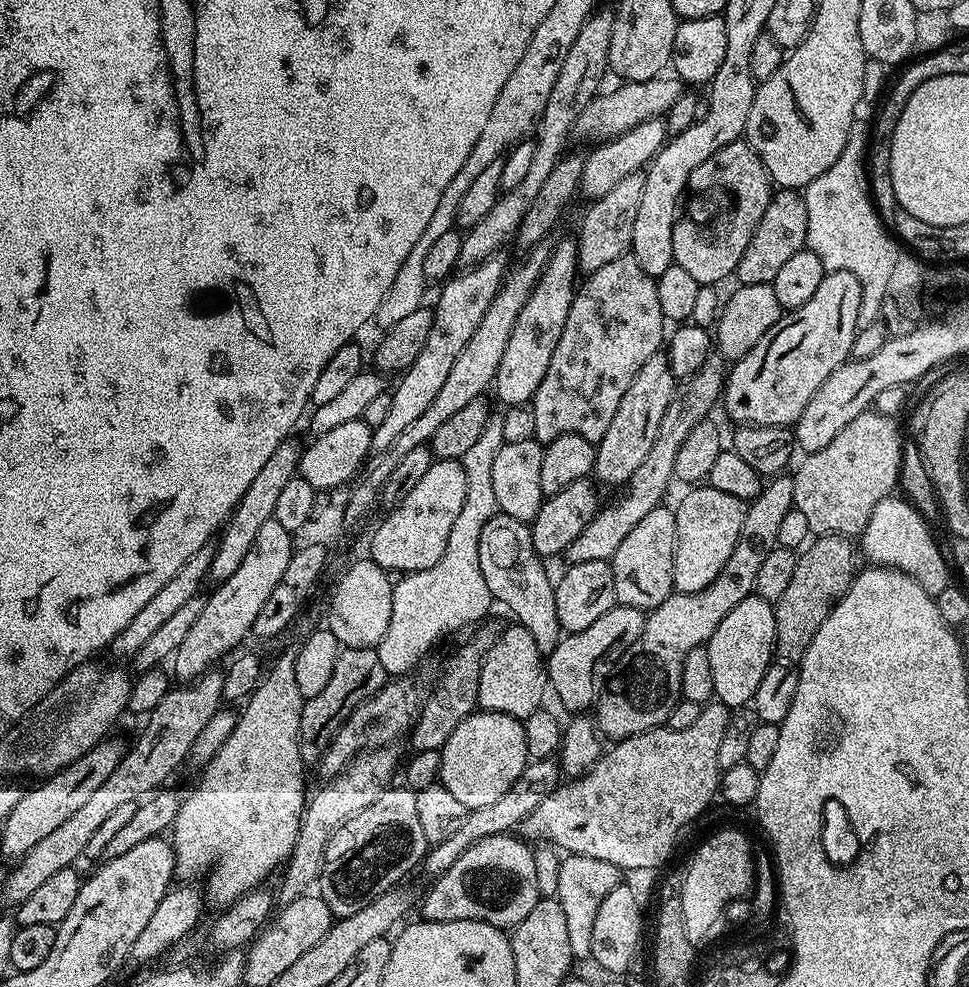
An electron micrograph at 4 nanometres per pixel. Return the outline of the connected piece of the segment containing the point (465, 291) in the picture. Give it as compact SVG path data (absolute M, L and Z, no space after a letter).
M500 254L491 256L489 260L482 261L478 266L453 275L439 289L440 297L432 308L434 326L430 326L426 346L422 346L422 354L418 354L418 358L414 358L412 365L397 379L400 381L397 382L396 389L391 389L390 411L382 426L372 429L373 453L379 454L394 446L402 430L406 430L406 426L414 423L429 408L430 402L434 402L434 397L442 391L442 385L446 383L458 354L462 354L466 342L470 342L474 330L478 330L478 322L482 322L482 317L486 315L494 294L498 294L501 284L504 283L506 267L504 268L502 257L503 255Z

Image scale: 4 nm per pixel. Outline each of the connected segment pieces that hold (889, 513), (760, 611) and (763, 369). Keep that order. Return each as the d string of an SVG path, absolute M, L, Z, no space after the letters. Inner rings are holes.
M893 494L878 502L866 522L863 532L858 537L858 548L864 551L864 556L876 566L897 568L908 576L914 577L933 598L940 598L948 588L948 570L950 564L940 553L934 537L928 533L929 521L917 512L908 500Z
M755 594L742 598L742 602L738 602L738 606L734 606L734 610L730 610L730 614L726 614L722 622L718 622L718 630L714 630L706 647L710 654L710 670L714 677L713 697L729 710L751 705L754 694L758 690L758 682L762 682L762 674L766 674L766 670L774 662L776 610L773 601L763 600L761 596Z
M846 270L827 273L810 302L785 311L779 322L770 326L766 334L762 334L758 346L754 346L750 354L731 365L724 381L722 408L728 411L733 425L757 424L779 428L795 425L802 410L806 410L806 402L814 398L818 386L822 386L822 382L826 382L826 378L830 378L830 374L834 374L834 370L838 370L838 366L851 357L863 293L864 287L860 285L858 278L854 278L854 274Z

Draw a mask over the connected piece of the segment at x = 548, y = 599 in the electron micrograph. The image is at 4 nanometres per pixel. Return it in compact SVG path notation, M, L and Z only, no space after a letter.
M497 511L486 526L482 526L482 542L478 542L478 566L482 566L482 578L486 578L486 586L490 586L490 594L497 605L505 604L513 612L515 623L526 626L541 656L547 657L558 646L562 629L558 622L558 606L556 605L556 590L553 577L548 577L544 569L545 561L534 550L532 529L527 523L518 518L510 518L505 512Z

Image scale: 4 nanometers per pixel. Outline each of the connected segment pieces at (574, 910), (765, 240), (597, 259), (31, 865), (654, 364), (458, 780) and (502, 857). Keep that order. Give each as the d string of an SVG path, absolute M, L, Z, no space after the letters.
M585 856L563 857L560 869L556 872L556 892L554 898L562 906L562 914L566 914L566 930L570 937L570 950L577 961L588 960L592 955L594 942L594 918L598 914L598 906L602 906L602 898L610 894L610 890L621 887L621 869L610 862L602 862L598 858Z
M779 189L773 193L772 200L758 224L750 246L742 256L735 271L737 281L744 285L771 284L779 268L791 257L800 252L807 243L806 204L803 195L795 189Z
M643 171L626 174L602 198L587 205L588 213L580 224L580 237L575 237L579 271L587 274L614 262L614 258L625 255L631 249L634 238L634 221L638 206L642 202L642 189L646 186Z
M205 672L197 680L176 687L168 691L166 698L158 702L153 712L148 713L143 721L144 733L130 744L122 762L114 766L114 774L110 774L110 778L106 778L106 782L98 786L97 792L71 818L66 818L62 826L55 828L48 837L42 838L42 842L38 842L34 850L30 850L15 863L13 868L16 869L4 880L6 903L18 906L26 902L26 898L30 898L30 894L39 890L49 878L54 878L58 870L73 867L77 863L75 860L84 856L86 842L90 842L98 826L102 826L102 821L115 808L126 802L143 801L157 788L167 785L171 781L168 779L175 774L176 767L188 760L188 751L190 746L194 746L194 738L202 734L206 722L210 722L210 718L214 718L214 714L221 711L225 703L224 672Z
M663 351L655 352L644 363L642 370L634 374L630 390L626 390L626 394L622 394L622 402L618 402L618 414L614 414L606 434L602 434L595 445L596 460L593 462L592 472L601 485L627 485L634 470L642 466L646 454L650 454L650 446L654 446L654 438L658 438L662 414L666 414L666 406L670 406L670 398L676 393L677 387L676 375L670 370L670 362Z
M477 710L471 712L462 722L458 722L458 730L446 738L444 747L440 749L442 766L440 767L439 783L444 785L462 806L469 810L478 806L490 806L490 802L498 802L514 782L518 782L518 774L530 763L530 757L526 750L526 734L524 725L517 717L507 716L501 712L485 712Z
M491 836L470 846L470 850L466 850L462 858L458 858L458 862L446 870L446 874L431 881L432 889L425 894L419 915L434 922L477 920L501 930L515 928L542 899L536 856L527 848L529 845L517 836Z

